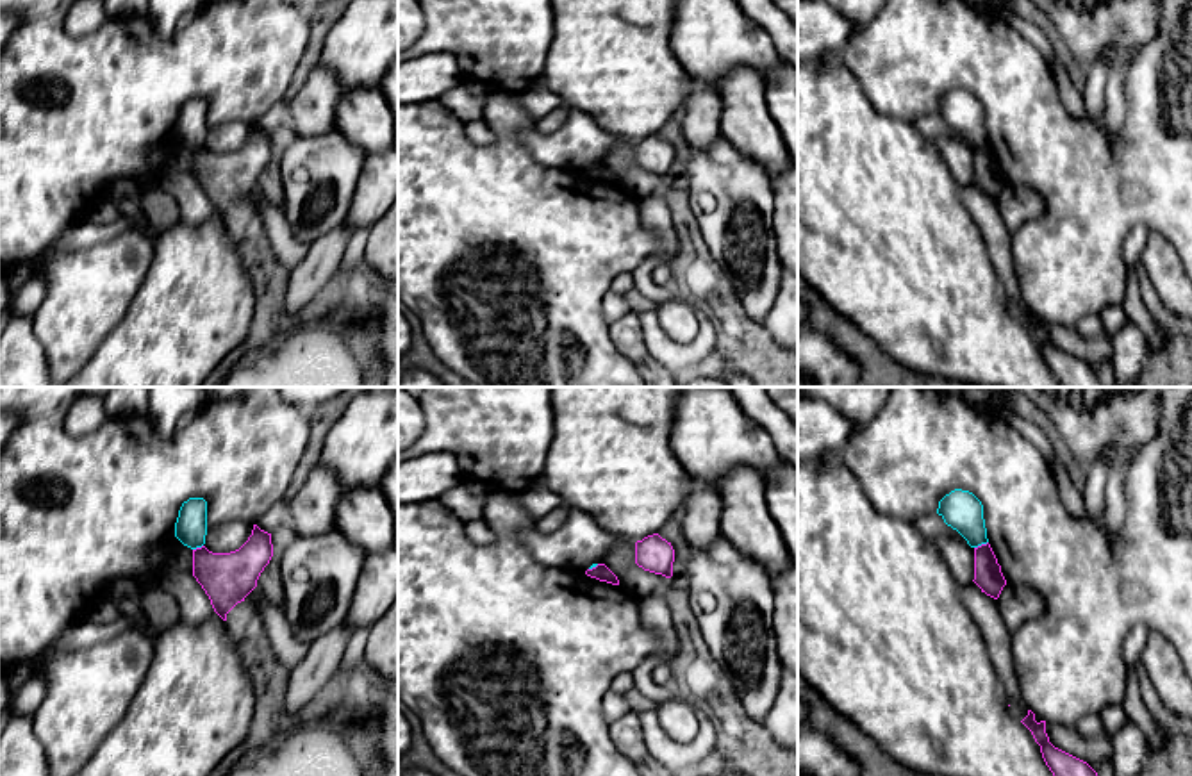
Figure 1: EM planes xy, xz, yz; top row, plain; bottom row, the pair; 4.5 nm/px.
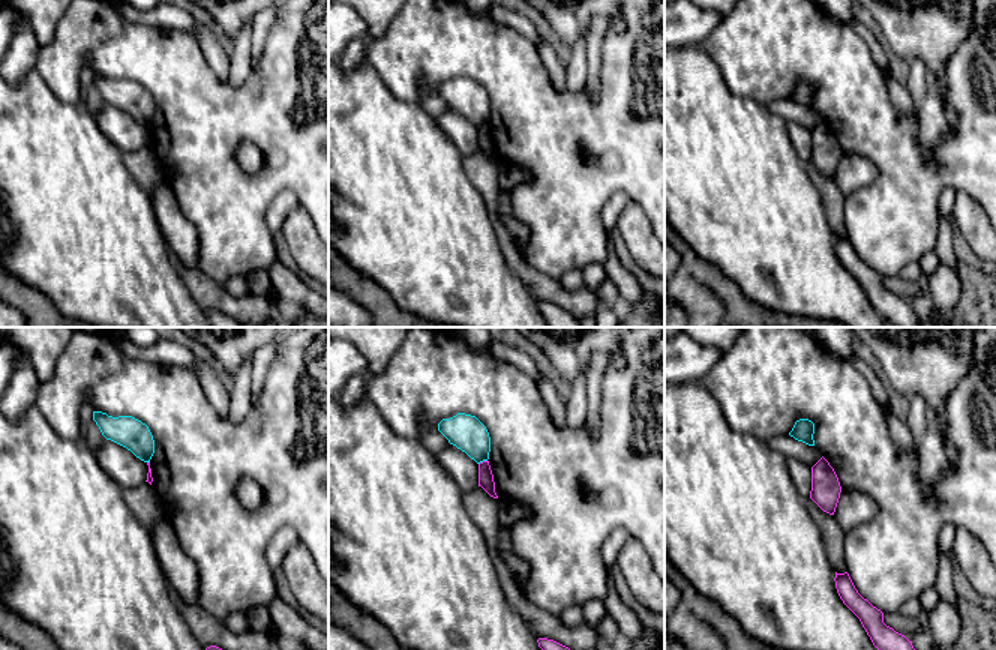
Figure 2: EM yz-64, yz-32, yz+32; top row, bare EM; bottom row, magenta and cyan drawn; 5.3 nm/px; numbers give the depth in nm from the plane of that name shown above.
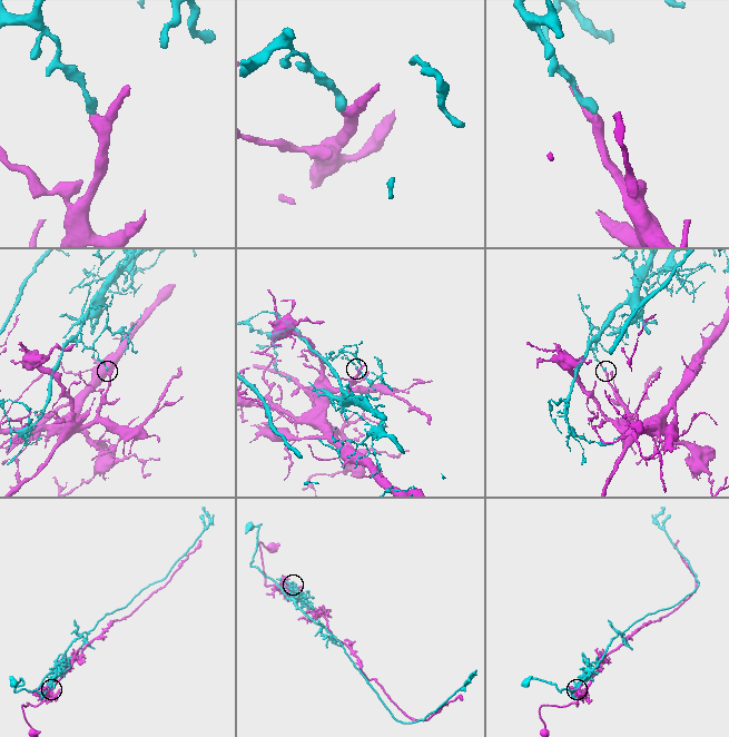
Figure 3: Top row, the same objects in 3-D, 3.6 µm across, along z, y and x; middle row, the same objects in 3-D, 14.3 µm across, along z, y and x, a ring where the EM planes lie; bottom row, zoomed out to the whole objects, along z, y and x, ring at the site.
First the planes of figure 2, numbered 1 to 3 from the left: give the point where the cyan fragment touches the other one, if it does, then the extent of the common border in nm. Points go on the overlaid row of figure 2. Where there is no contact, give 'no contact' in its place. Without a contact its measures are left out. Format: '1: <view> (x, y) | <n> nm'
1: no contact
2: yz-32 (483, 461) | 50 nm
3: no contact

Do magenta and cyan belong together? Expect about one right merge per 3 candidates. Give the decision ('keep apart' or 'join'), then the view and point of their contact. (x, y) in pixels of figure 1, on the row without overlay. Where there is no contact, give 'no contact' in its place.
keep apart | yz (982, 145)

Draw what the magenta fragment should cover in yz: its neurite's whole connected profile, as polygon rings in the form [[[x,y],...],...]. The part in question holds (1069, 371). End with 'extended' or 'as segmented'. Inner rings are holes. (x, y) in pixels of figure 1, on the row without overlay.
[[[1035,314],[1021,321],[1040,346],[1042,359],[1060,387],[1101,387],[1097,373],[1083,360],[1055,348],[1046,334],[1046,321],[1037,323]]]; as segmented

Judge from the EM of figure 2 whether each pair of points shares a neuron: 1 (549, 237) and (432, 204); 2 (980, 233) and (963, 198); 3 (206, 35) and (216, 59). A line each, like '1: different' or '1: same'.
1: different
2: same
3: same

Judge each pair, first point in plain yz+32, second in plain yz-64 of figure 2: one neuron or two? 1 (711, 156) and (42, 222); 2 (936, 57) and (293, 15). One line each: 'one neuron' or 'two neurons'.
1: one neuron
2: two neurons

